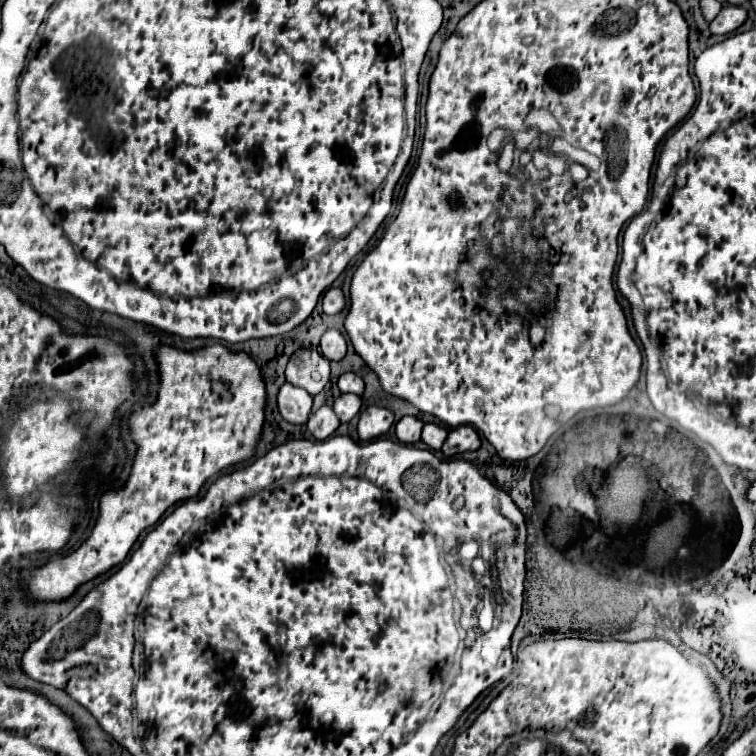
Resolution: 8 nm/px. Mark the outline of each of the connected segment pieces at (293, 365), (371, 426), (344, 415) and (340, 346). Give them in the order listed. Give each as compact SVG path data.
M297 350L285 368L285 378L299 386L305 388L311 396L319 394L325 384L329 382L329 362L317 352L317 350Z
M369 406L359 414L359 438L361 440L373 440L383 436L393 424L393 412L381 406Z
M341 394L335 404L333 404L335 414L339 416L341 422L349 422L353 416L357 416L357 412L361 410L361 396L355 394Z
M331 328L321 336L321 354L327 360L341 360L345 352L347 352L347 342L339 330Z

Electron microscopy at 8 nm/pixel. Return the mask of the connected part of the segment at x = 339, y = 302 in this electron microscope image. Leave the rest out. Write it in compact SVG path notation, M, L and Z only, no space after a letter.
M329 288L323 296L325 314L337 314L345 308L345 294L339 288Z

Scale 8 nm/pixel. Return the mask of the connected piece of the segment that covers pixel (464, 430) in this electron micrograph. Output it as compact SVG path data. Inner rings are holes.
M457 426L449 432L447 440L443 442L443 448L441 452L447 456L447 458L453 458L457 454L463 454L467 450L477 450L481 446L479 442L479 434L471 428L471 426Z

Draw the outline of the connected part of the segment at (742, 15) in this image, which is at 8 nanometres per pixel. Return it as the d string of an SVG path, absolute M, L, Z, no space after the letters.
M725 6L717 14L717 18L709 24L709 28L711 28L711 34L725 36L735 32L745 20L747 20L747 10L743 6Z

